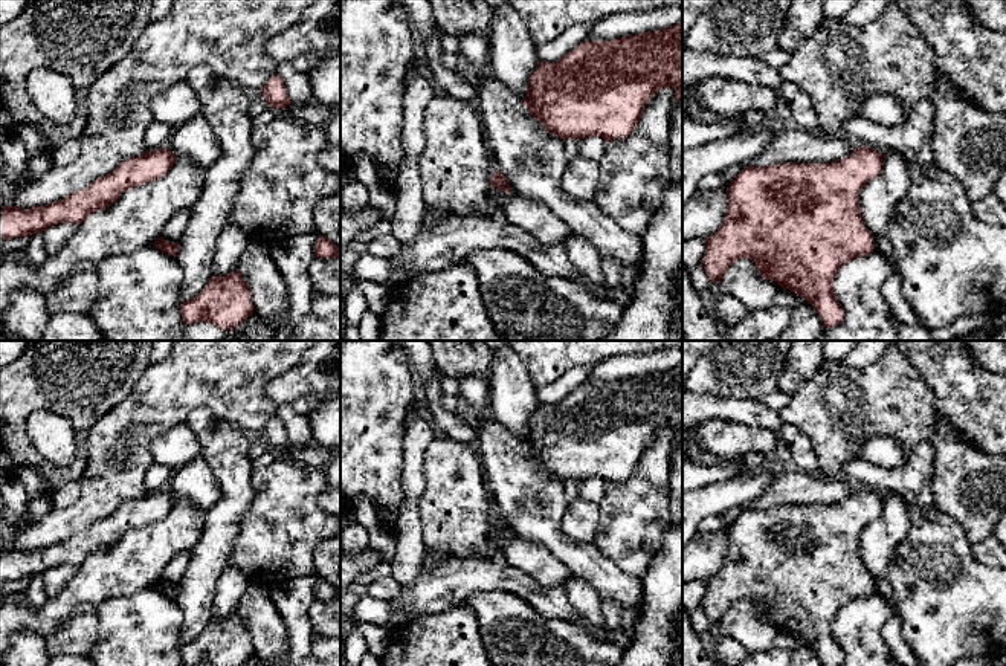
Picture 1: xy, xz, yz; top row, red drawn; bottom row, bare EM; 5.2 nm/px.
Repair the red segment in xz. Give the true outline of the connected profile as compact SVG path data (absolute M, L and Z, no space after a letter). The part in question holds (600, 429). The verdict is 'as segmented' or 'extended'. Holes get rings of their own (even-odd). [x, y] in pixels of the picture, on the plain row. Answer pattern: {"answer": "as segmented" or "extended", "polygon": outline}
{"answer": "as segmented", "polygon": "M682 364L623 380L585 382L556 405L539 402L522 443L547 474L563 483L600 478L609 484L624 481L634 474L649 440L663 429L675 432L675 443L682 441Z"}

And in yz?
{"answer": "as segmented", "polygon": "M859 487L833 504L783 504L745 509L733 519L722 568L708 577L704 611L711 625L721 625L731 605L751 600L762 620L803 639L823 666L841 666L843 648L833 635L833 620L849 602L870 596L875 579L859 550L859 533L882 510L882 495Z"}

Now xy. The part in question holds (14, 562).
{"answer": "as segmented", "polygon": "M166 489L147 492L61 542L32 550L5 547L0 553L0 580L29 579L63 564L78 568L93 553L116 544L125 532L160 521L173 507L174 496Z"}

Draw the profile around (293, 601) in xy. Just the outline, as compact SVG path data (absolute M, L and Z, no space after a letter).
M318 574L298 577L270 587L272 600L282 617L289 634L289 660L285 666L298 666L311 649L310 609L316 600Z

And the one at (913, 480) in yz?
M931 441L917 445L910 458L893 469L881 467L864 460L855 458L841 467L846 480L875 490L879 495L895 492L908 504L922 507L934 506L933 475L934 449Z

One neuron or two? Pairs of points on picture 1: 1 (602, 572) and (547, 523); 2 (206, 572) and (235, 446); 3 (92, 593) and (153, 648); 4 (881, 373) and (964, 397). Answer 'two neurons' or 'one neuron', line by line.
1: one neuron
2: one neuron
3: two neurons
4: two neurons

